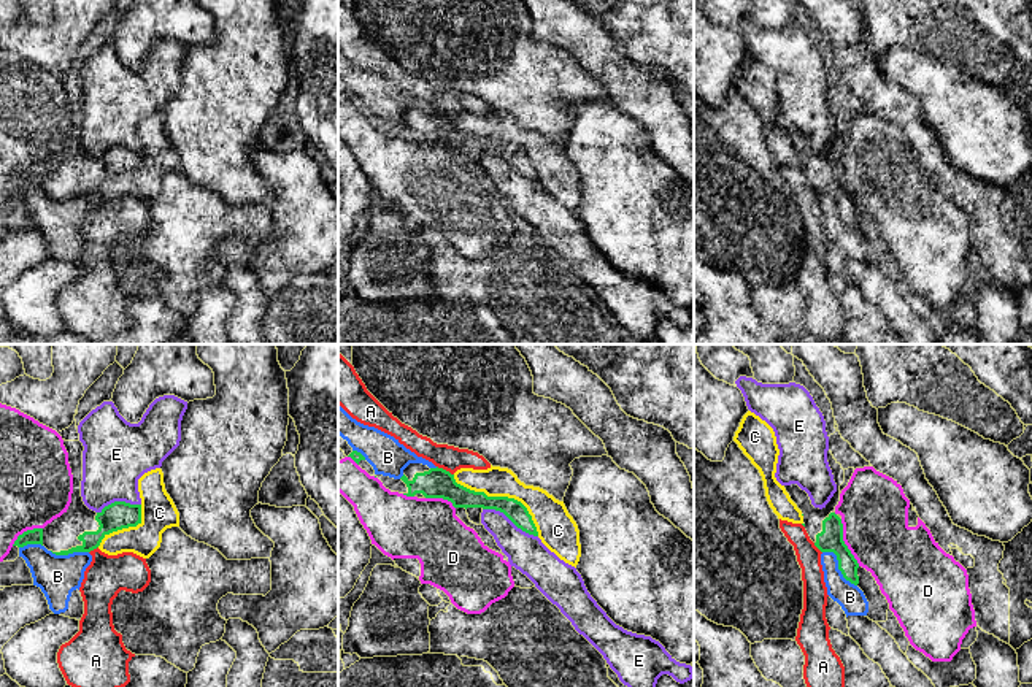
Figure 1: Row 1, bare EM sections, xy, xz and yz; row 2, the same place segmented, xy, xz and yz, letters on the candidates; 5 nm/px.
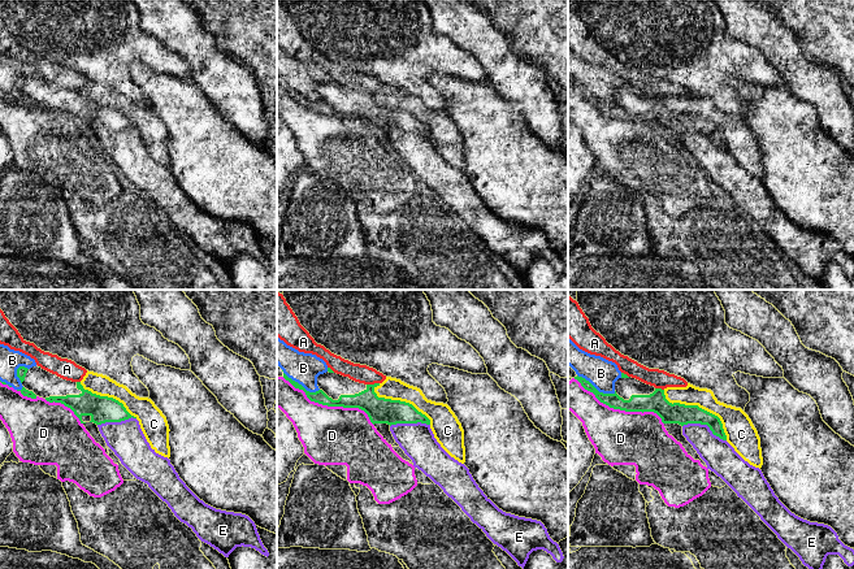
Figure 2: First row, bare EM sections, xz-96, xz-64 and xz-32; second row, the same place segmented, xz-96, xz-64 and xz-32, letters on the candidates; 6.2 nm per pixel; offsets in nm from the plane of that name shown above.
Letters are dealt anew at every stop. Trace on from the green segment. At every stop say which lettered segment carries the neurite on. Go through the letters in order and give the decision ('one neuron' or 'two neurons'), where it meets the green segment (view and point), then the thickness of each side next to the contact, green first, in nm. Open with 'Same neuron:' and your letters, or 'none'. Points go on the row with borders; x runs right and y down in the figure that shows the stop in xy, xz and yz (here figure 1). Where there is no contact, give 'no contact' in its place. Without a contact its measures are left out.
Same neuron: none
A: two neurons; meets green in xz at (445, 470); 160 nm thick on the green side, 130 nm on the other
B: two neurons; meets green in yz at (839, 567); 130 nm thick on the green side, 140 nm on the other
C: two neurons; meets green in xz at (502, 497); 110 nm thick on the green side, 170 nm on the other
D: two neurons; meets green in yz at (843, 543); 130 nm thick on the green side, 340 nm on the other
E: two neurons; meets green in xz at (510, 519); 100 nm thick on the green side, 190 nm on the other

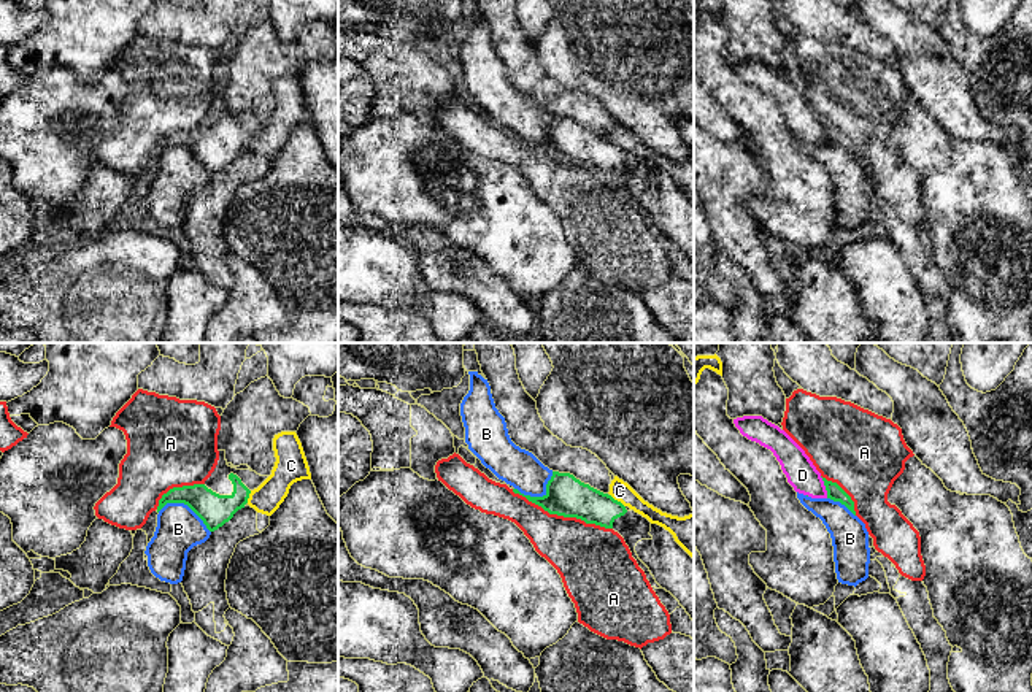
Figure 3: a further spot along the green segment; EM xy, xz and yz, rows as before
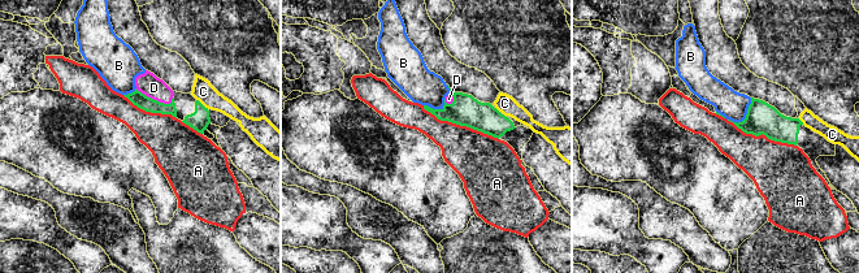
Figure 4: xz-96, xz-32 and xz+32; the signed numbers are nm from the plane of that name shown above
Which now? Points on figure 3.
Same neuron: D
A: two neurons; meets green in xz at (562, 515); 200 nm thick on the green side, 340 nm on the other
B: two neurons; meets green in xy at (186, 503); 170 nm thick on the green side, 220 nm on the other
C: two neurons; meets green in xz at (616, 500); 200 nm thick on the green side, 100 nm on the other
D: one neuron; meets green in yz at (826, 488); 80 nm thick on the green side, 160 nm on the other

